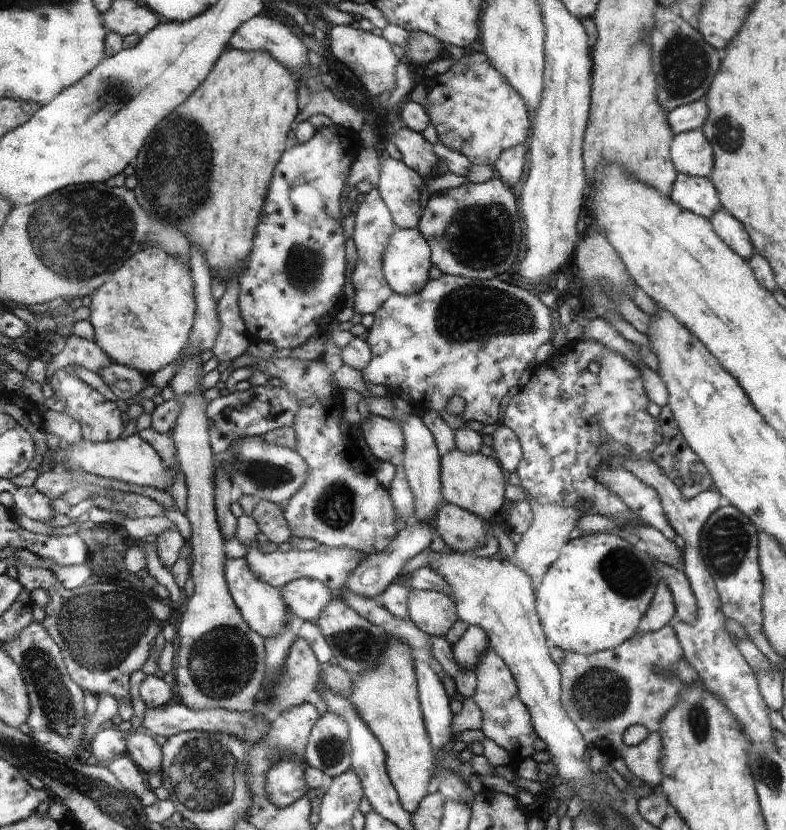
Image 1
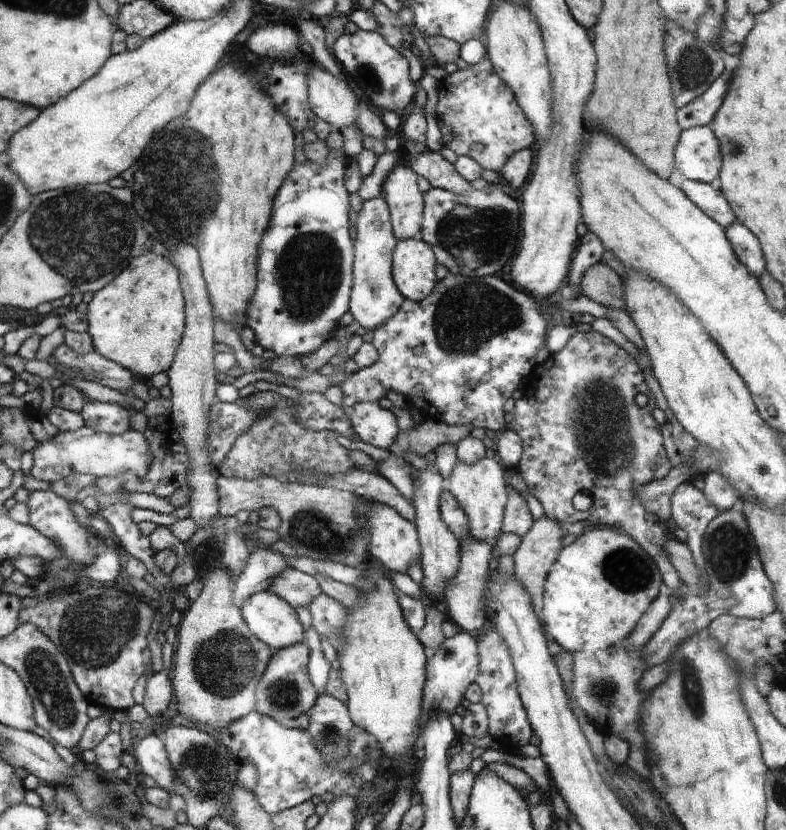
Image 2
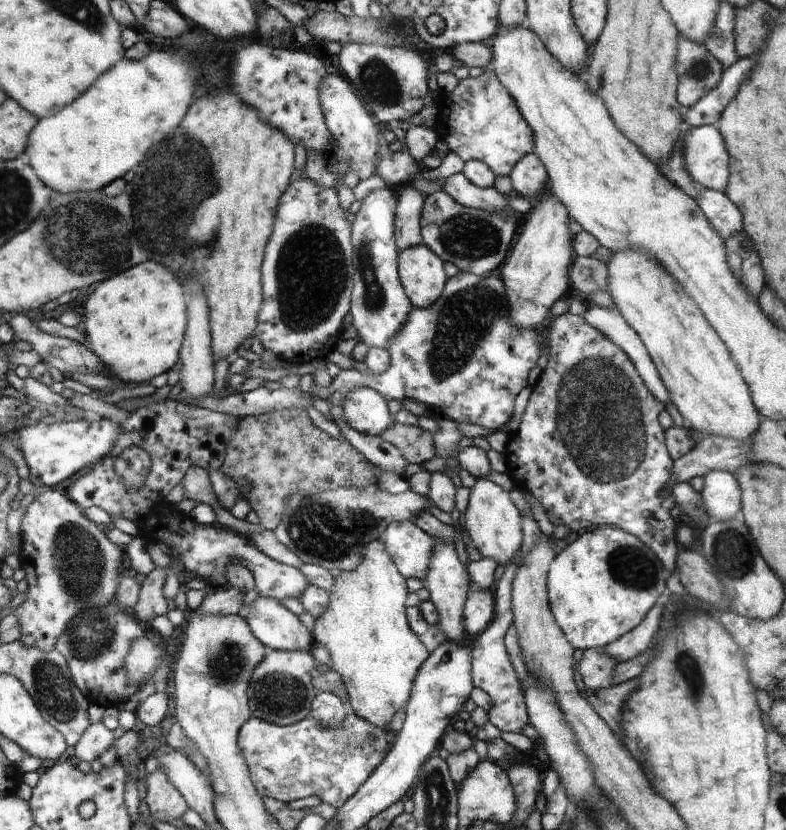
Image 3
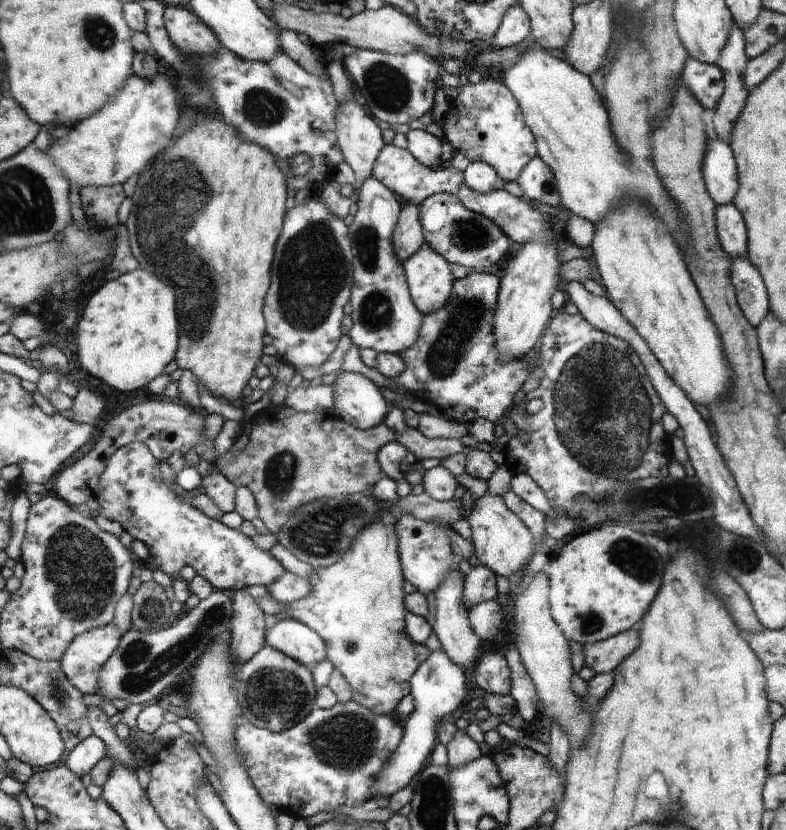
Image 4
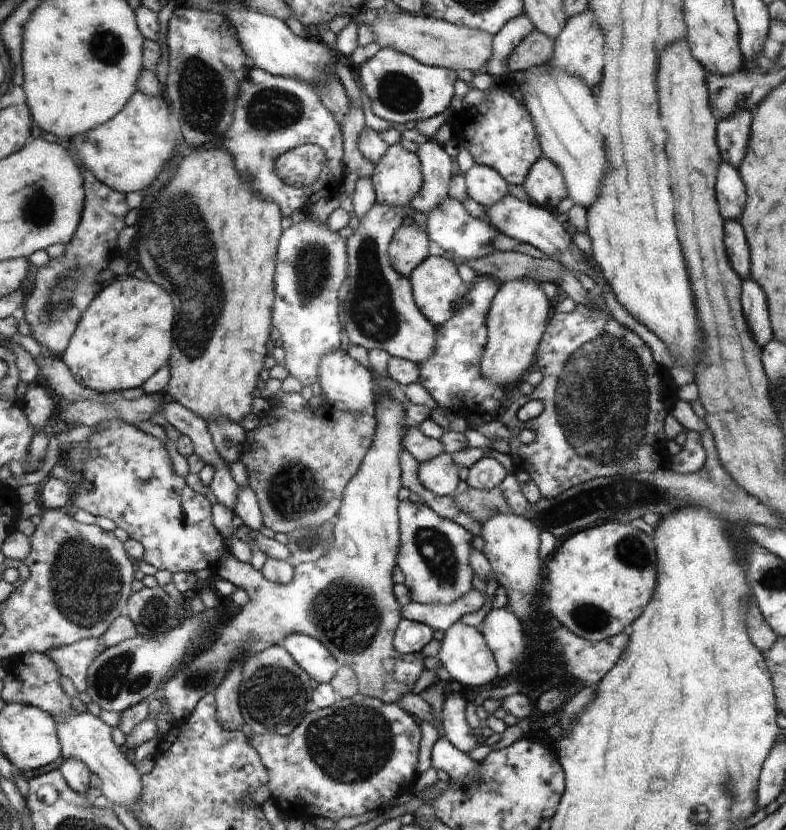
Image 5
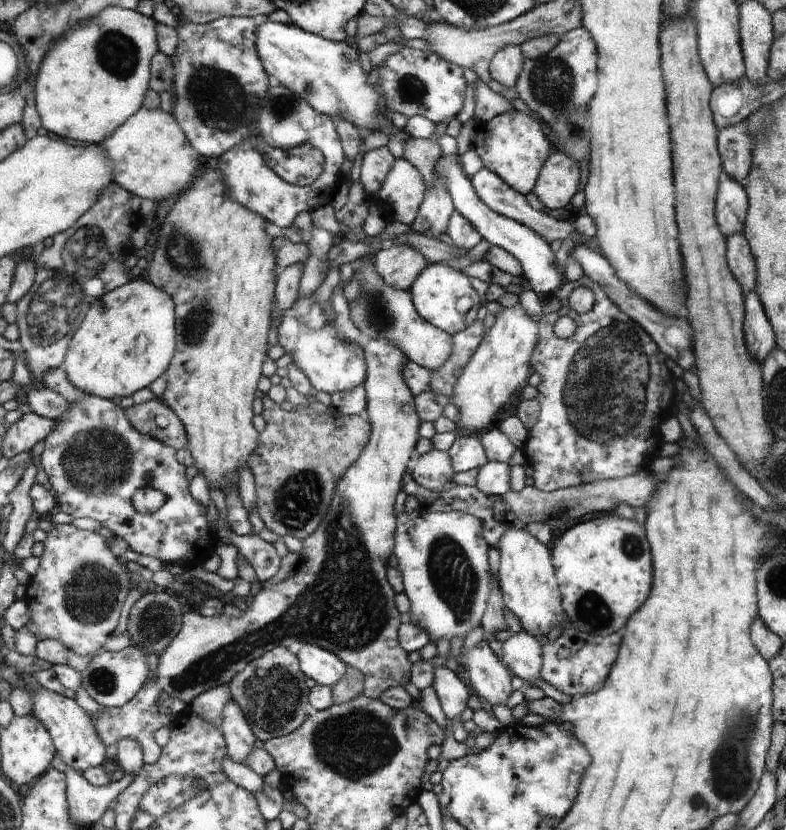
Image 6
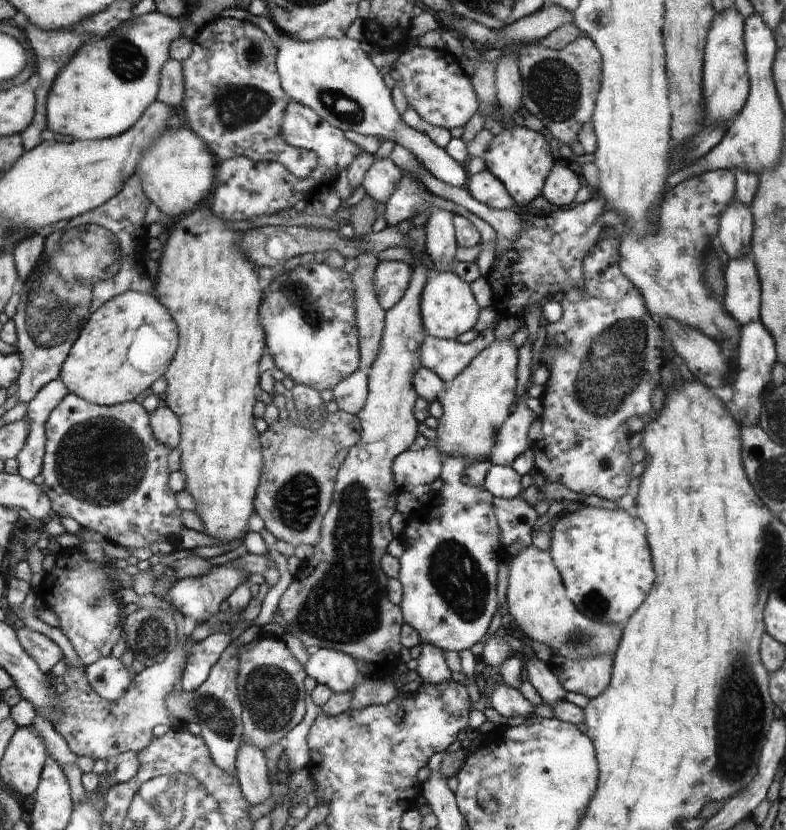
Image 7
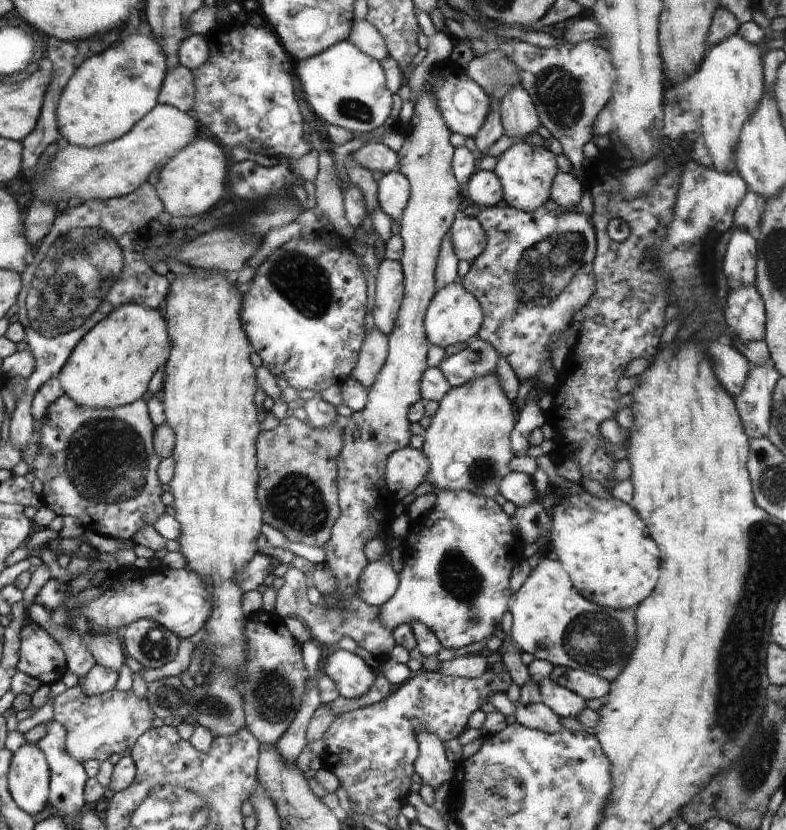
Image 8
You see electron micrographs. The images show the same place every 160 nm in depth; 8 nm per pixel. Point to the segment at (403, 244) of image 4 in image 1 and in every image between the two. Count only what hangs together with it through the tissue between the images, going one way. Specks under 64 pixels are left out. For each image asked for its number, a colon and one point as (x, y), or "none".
1: (400, 187)
2: (400, 190)
3: (409, 200)

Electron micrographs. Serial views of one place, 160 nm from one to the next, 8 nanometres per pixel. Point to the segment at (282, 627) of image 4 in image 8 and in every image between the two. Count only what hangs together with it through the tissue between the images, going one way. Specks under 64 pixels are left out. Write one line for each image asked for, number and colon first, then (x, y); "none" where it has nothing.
5: (314, 657)
6: (324, 667)
7: (337, 670)
8: (353, 677)

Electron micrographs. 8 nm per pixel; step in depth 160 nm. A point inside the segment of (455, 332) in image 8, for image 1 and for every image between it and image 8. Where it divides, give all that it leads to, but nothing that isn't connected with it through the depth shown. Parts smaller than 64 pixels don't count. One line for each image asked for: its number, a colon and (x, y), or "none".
1: (407, 262)
2: (414, 267)
3: (422, 274)
4: (430, 279)
5: (438, 291)
6: (434, 294)
7: (448, 308)

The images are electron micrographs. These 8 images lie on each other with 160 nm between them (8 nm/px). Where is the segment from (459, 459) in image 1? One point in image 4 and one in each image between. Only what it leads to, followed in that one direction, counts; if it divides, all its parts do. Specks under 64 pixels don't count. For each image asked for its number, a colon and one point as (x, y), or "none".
2: (478, 488)
3: (492, 521)
4: (501, 542)

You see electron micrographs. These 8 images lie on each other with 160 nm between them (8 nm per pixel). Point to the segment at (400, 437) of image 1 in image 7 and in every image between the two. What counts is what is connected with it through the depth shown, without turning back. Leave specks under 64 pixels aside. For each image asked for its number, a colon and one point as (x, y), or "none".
2: (372, 424)
3: (366, 411)
4: (356, 399)
5: (348, 385)
6: (334, 365)
7: (310, 318)

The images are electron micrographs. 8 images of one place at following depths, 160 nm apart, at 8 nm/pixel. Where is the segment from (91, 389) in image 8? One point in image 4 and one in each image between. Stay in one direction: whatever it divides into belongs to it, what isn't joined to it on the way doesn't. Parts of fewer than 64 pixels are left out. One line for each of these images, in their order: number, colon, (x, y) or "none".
4: (129, 332)
5: (125, 336)
6: (101, 361)
7: (97, 369)

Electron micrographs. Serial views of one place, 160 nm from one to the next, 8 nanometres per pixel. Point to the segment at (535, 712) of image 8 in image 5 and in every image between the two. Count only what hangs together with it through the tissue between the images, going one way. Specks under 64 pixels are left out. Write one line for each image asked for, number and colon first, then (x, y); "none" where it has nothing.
5: (464, 652)
6: (490, 678)
7: (504, 700)

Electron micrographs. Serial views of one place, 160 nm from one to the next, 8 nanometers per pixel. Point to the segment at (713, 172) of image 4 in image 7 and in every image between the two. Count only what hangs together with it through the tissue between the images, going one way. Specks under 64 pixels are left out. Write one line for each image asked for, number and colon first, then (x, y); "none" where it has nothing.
5: (731, 195)
6: (733, 203)
7: (736, 227)

